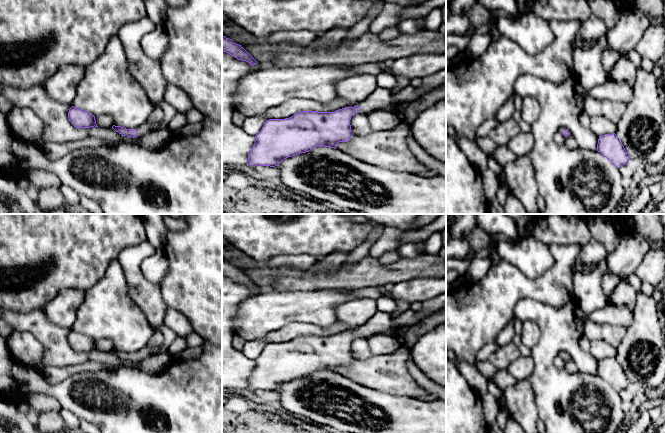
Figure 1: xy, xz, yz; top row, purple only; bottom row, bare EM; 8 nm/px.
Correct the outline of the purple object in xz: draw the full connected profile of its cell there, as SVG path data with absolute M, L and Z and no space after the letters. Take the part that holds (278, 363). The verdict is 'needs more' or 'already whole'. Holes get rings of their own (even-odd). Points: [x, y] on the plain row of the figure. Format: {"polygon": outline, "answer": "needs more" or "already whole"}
{"polygon": "M377 311L366 324L354 331L345 331L334 336L302 335L285 343L269 343L255 360L256 364L248 378L247 387L253 391L257 389L275 391L288 381L309 376L316 371L336 373L339 366L348 366L354 359L350 349L352 340L358 336L368 338L383 334L392 328L395 328L395 325L391 314Z", "answer": "needs more"}

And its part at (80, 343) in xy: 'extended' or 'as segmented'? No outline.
as segmented

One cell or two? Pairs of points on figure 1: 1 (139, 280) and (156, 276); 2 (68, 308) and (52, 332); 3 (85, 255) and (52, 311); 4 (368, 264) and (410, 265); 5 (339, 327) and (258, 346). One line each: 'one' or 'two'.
1: two
2: two
3: two
4: one
5: one

